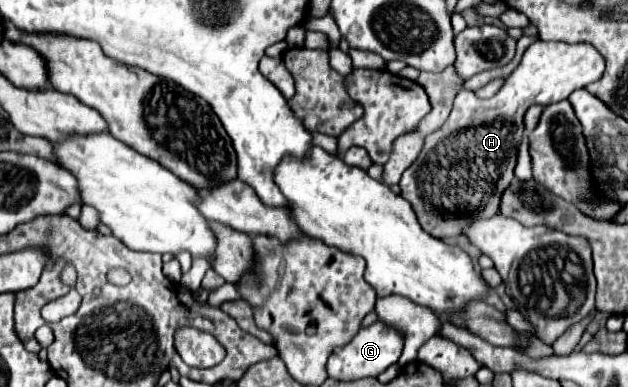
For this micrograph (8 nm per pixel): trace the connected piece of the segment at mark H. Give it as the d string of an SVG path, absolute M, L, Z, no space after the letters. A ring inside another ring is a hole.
M546 43L530 45L520 65L508 75L500 91L490 99L480 99L474 91L460 91L454 99L448 121L438 133L424 137L424 147L415 162L402 174L400 195L412 203L422 229L436 239L464 235L464 229L476 219L494 217L500 209L504 191L514 179L518 147L524 135L524 115L532 105L552 105L586 83L600 79L604 59L594 47ZM420 169L420 179L417 171Z

